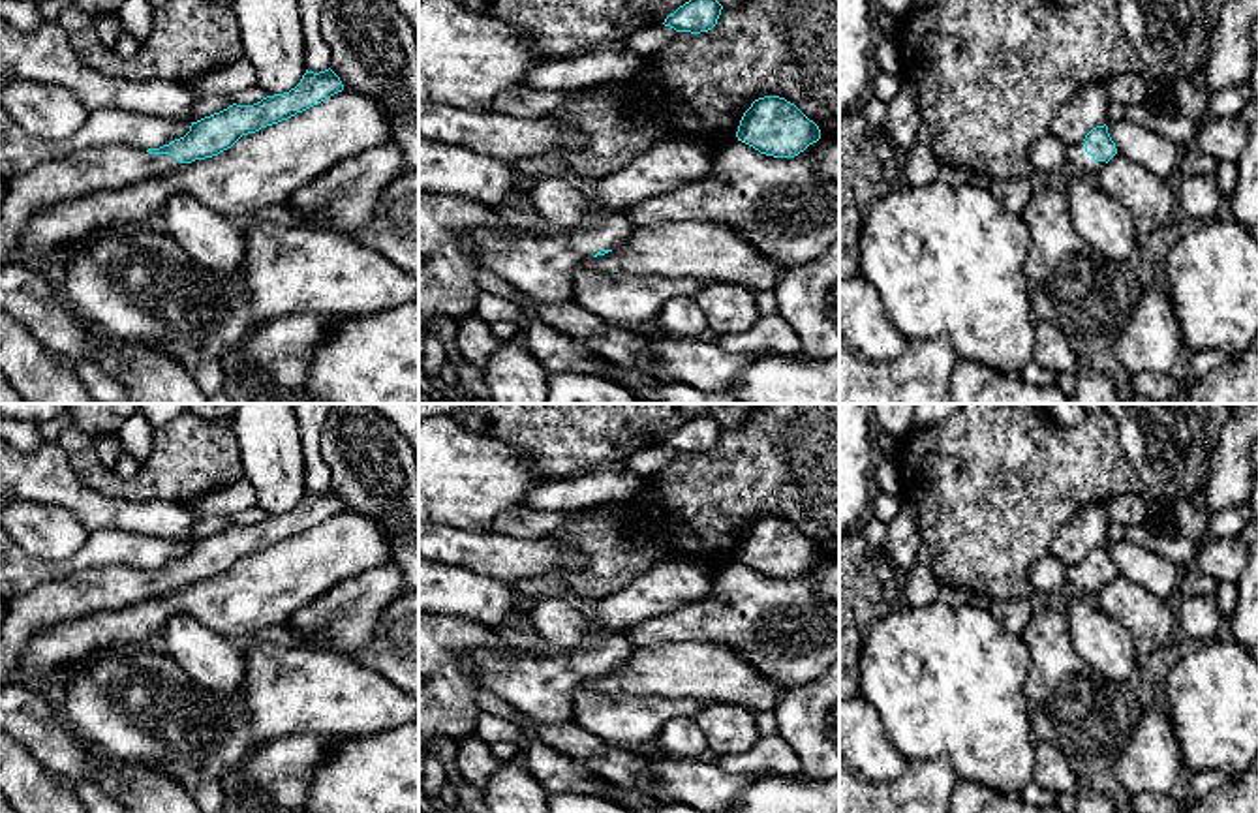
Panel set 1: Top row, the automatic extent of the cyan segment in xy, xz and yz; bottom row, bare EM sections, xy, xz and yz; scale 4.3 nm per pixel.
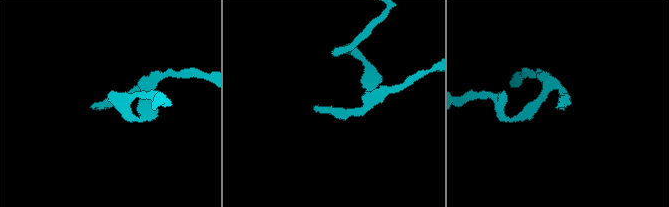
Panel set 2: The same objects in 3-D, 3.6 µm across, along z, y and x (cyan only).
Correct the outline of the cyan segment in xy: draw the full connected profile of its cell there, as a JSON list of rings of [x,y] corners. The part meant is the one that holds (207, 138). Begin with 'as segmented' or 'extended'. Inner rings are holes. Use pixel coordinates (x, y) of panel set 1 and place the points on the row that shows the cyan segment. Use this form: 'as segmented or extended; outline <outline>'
extended; outline [[[329,68],[308,71],[284,94],[267,96],[253,105],[227,109],[192,122],[190,131],[160,148],[107,145],[77,150],[62,160],[43,161],[8,180],[0,201],[0,265],[19,248],[21,233],[30,218],[58,203],[69,203],[96,192],[137,184],[180,169],[195,160],[218,156],[242,135],[278,124],[344,90],[340,77]]]

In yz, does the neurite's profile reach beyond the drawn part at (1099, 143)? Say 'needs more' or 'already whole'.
needs more

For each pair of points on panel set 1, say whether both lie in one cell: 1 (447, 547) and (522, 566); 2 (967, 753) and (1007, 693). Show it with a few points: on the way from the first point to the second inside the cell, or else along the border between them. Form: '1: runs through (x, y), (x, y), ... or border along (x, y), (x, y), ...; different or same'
1: runs through (466, 552), (504, 558); same
2: runs through (981, 738), (981, 720), (992, 708); same

